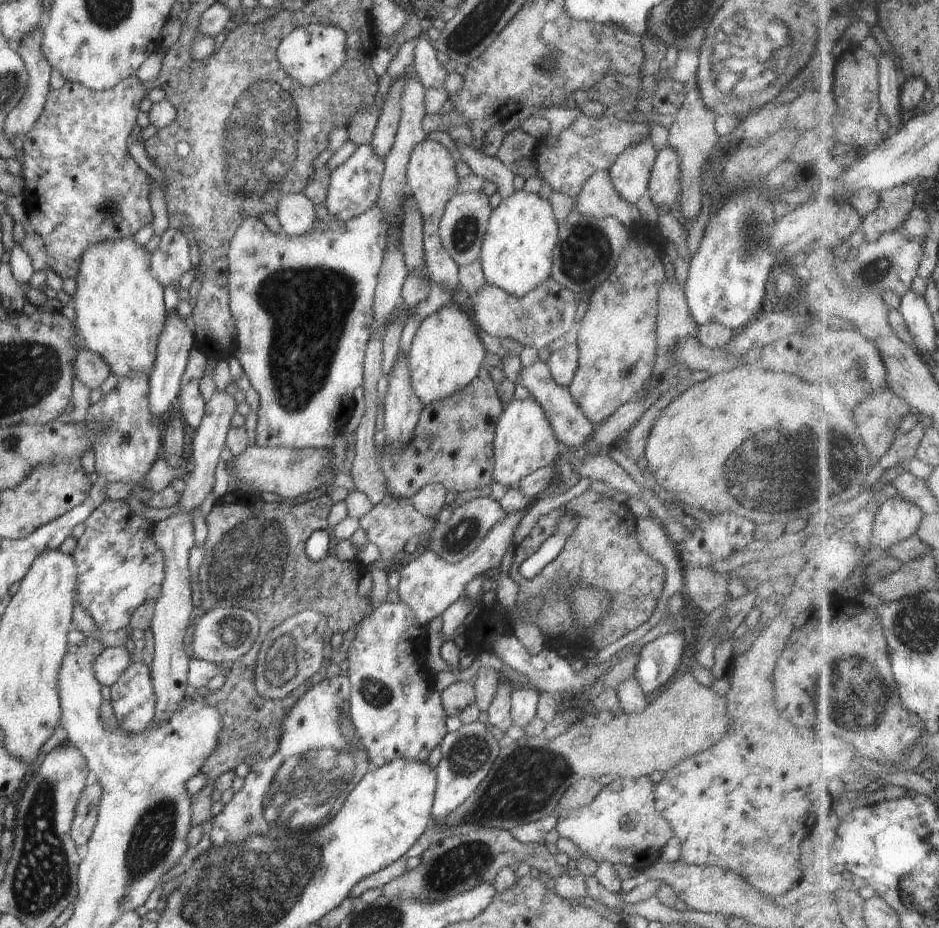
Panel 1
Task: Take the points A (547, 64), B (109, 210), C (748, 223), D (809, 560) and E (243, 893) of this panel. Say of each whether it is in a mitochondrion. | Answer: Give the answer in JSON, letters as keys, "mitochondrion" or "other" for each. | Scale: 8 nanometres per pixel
{"A":"mitochondrion","B":"mitochondrion","C":"mitochondrion","D":"other","E":"mitochondrion"}

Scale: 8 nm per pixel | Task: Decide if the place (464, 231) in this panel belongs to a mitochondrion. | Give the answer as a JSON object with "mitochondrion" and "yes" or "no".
{"mitochondrion":"yes"}

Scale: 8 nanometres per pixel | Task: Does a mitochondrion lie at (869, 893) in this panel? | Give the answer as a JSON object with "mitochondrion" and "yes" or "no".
{"mitochondrion":"no"}

